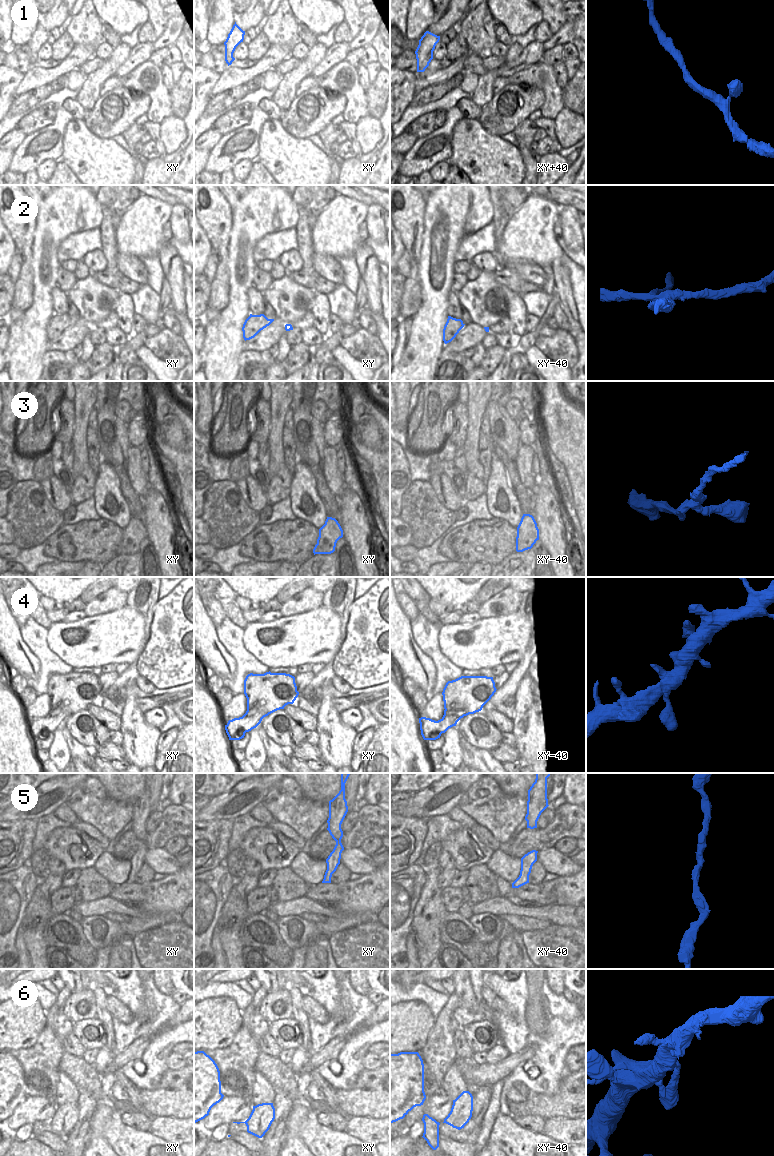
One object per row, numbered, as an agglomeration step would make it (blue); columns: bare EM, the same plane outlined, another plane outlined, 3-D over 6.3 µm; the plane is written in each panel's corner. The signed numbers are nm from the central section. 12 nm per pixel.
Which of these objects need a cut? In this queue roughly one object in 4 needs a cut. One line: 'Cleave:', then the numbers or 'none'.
Cleave: 2

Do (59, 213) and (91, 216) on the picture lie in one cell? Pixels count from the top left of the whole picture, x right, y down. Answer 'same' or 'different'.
same

